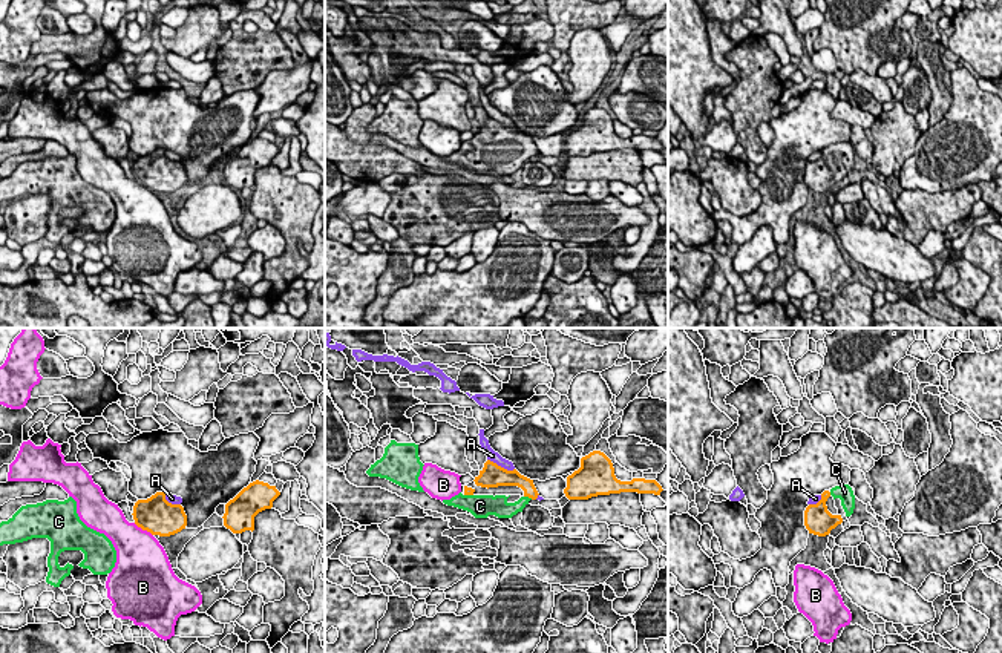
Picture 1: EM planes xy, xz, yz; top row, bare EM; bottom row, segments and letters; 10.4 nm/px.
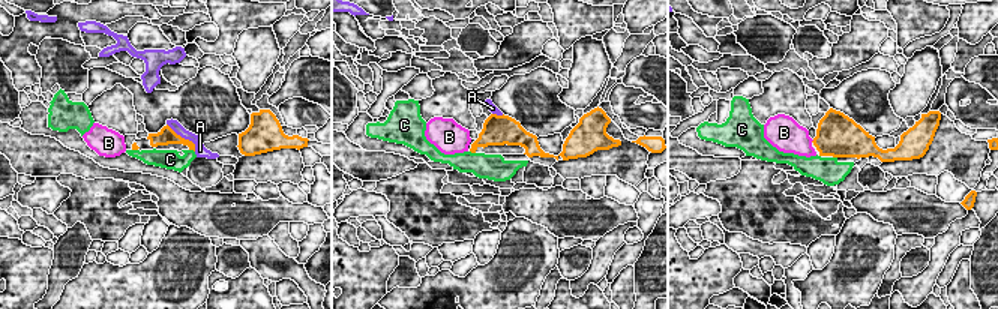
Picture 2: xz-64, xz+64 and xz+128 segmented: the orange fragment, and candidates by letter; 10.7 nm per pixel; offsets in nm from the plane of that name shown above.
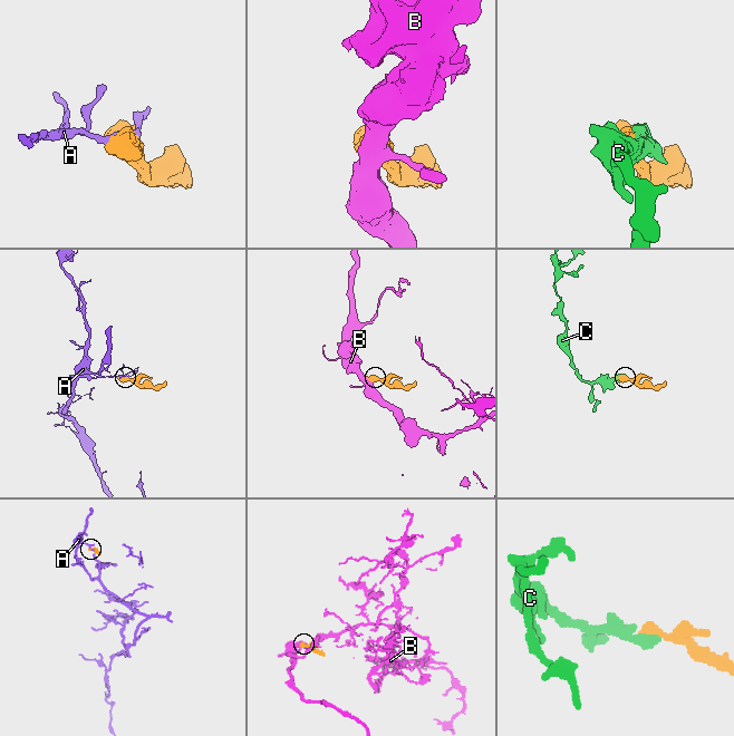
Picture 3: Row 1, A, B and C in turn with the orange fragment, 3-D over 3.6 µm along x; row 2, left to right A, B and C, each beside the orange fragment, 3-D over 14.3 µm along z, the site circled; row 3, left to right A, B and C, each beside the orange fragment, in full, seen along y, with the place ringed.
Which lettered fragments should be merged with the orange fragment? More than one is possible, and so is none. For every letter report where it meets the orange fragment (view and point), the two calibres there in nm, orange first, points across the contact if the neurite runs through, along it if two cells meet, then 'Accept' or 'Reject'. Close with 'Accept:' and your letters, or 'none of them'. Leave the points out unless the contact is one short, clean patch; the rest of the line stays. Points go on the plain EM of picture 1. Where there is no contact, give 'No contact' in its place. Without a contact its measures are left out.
A: Touches orange at xz (500, 123). Thickness 260 nm (orange) against 120 nm. Reject
B: Touches orange at xy (143, 186). Thickness 380 nm (orange) against 480 nm. Boundary: xy (134, 180), (152, 192). Reject
C: Touches orange at xz (529, 154). Thickness 160 nm (orange) against 160 nm. Accept
Accept: C

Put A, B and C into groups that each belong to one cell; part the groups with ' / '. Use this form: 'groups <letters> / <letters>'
groups A / B / C

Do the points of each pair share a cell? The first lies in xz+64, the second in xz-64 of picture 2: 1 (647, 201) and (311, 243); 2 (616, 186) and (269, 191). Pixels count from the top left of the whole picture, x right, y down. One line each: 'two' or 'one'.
1: one
2: two

